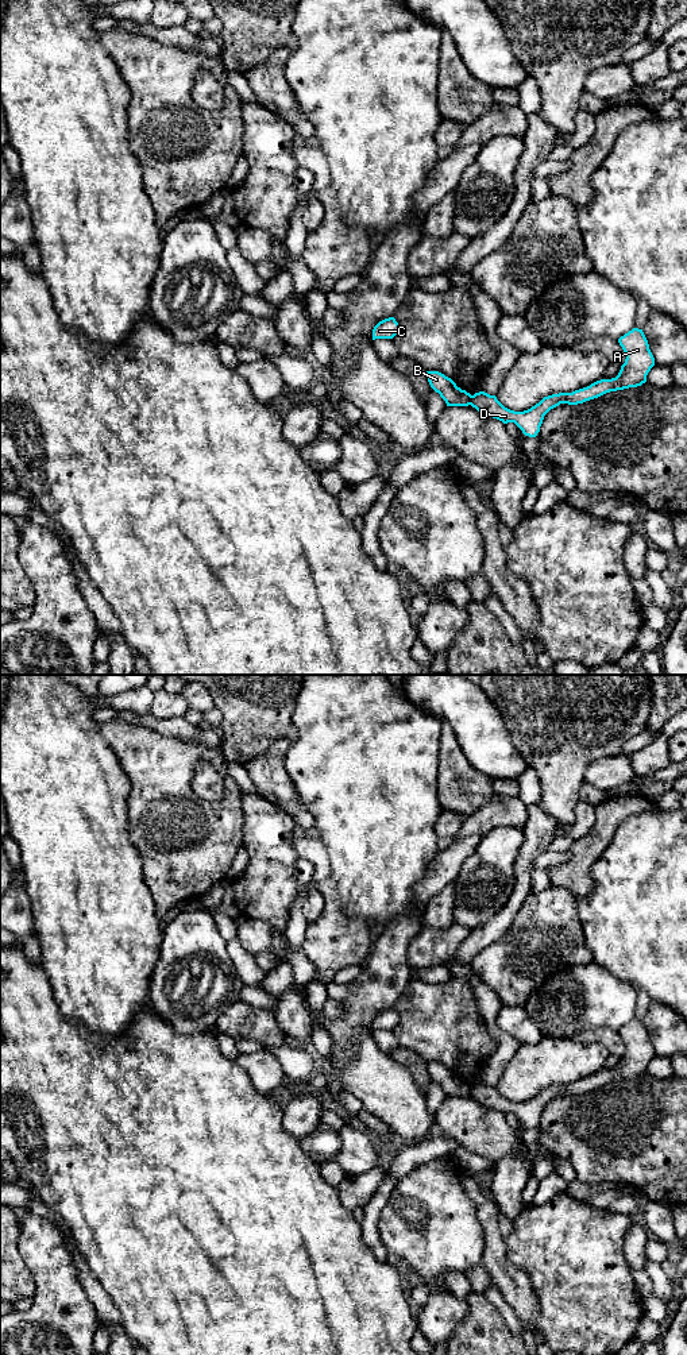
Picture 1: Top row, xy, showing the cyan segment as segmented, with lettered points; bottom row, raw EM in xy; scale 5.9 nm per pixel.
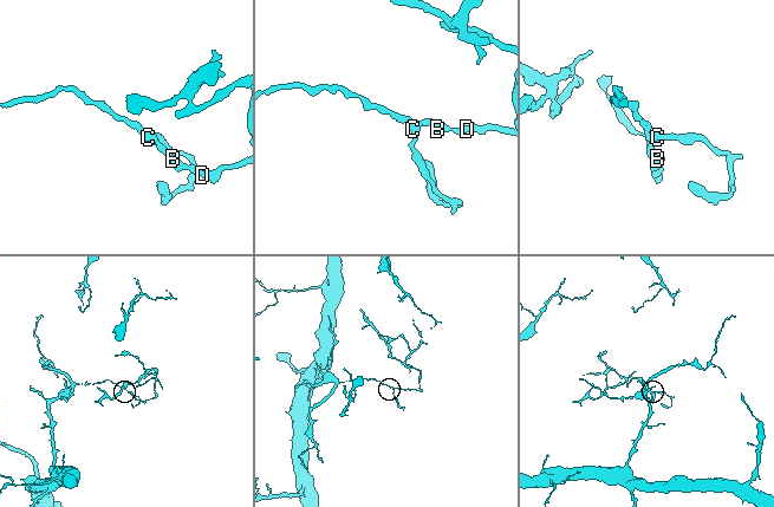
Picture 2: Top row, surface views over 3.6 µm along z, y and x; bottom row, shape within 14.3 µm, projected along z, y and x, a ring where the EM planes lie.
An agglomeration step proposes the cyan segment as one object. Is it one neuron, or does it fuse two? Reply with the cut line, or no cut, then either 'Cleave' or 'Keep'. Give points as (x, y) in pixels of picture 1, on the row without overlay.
Split along xy (473, 1087), (470, 1095). Cleave

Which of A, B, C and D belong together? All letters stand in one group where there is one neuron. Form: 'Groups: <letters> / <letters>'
Groups: A D / B C

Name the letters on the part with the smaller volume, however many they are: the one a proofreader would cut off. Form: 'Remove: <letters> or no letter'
Remove: A, D

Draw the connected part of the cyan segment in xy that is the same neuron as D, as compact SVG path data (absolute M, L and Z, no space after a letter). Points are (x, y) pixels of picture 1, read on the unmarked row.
M633 1019L621 1027L618 1034L626 1050L615 1069L597 1072L572 1084L544 1088L539 1095L524 1103L514 1103L505 1099L495 1086L485 1082L472 1086L471 1097L482 1105L497 1109L503 1115L514 1113L525 1127L536 1128L544 1107L560 1095L578 1096L606 1084L637 1078L647 1073L647 1066L655 1057L655 1049L642 1020Z

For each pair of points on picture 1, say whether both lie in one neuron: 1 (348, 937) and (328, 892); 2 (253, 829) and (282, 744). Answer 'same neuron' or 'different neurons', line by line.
1: same neuron
2: different neurons

